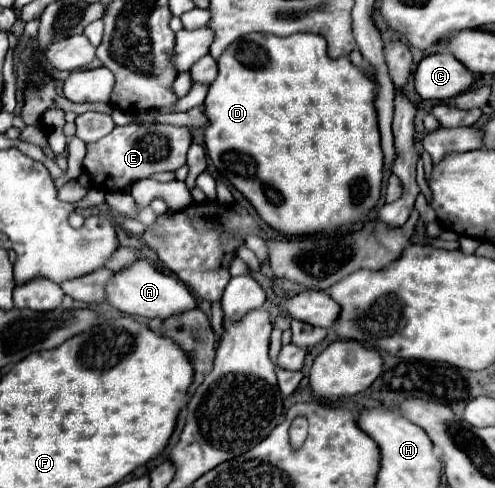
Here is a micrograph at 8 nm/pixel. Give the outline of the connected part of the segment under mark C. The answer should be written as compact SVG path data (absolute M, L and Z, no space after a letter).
M434 53L418 63L414 79L422 99L448 101L472 87L474 73L452 53Z

